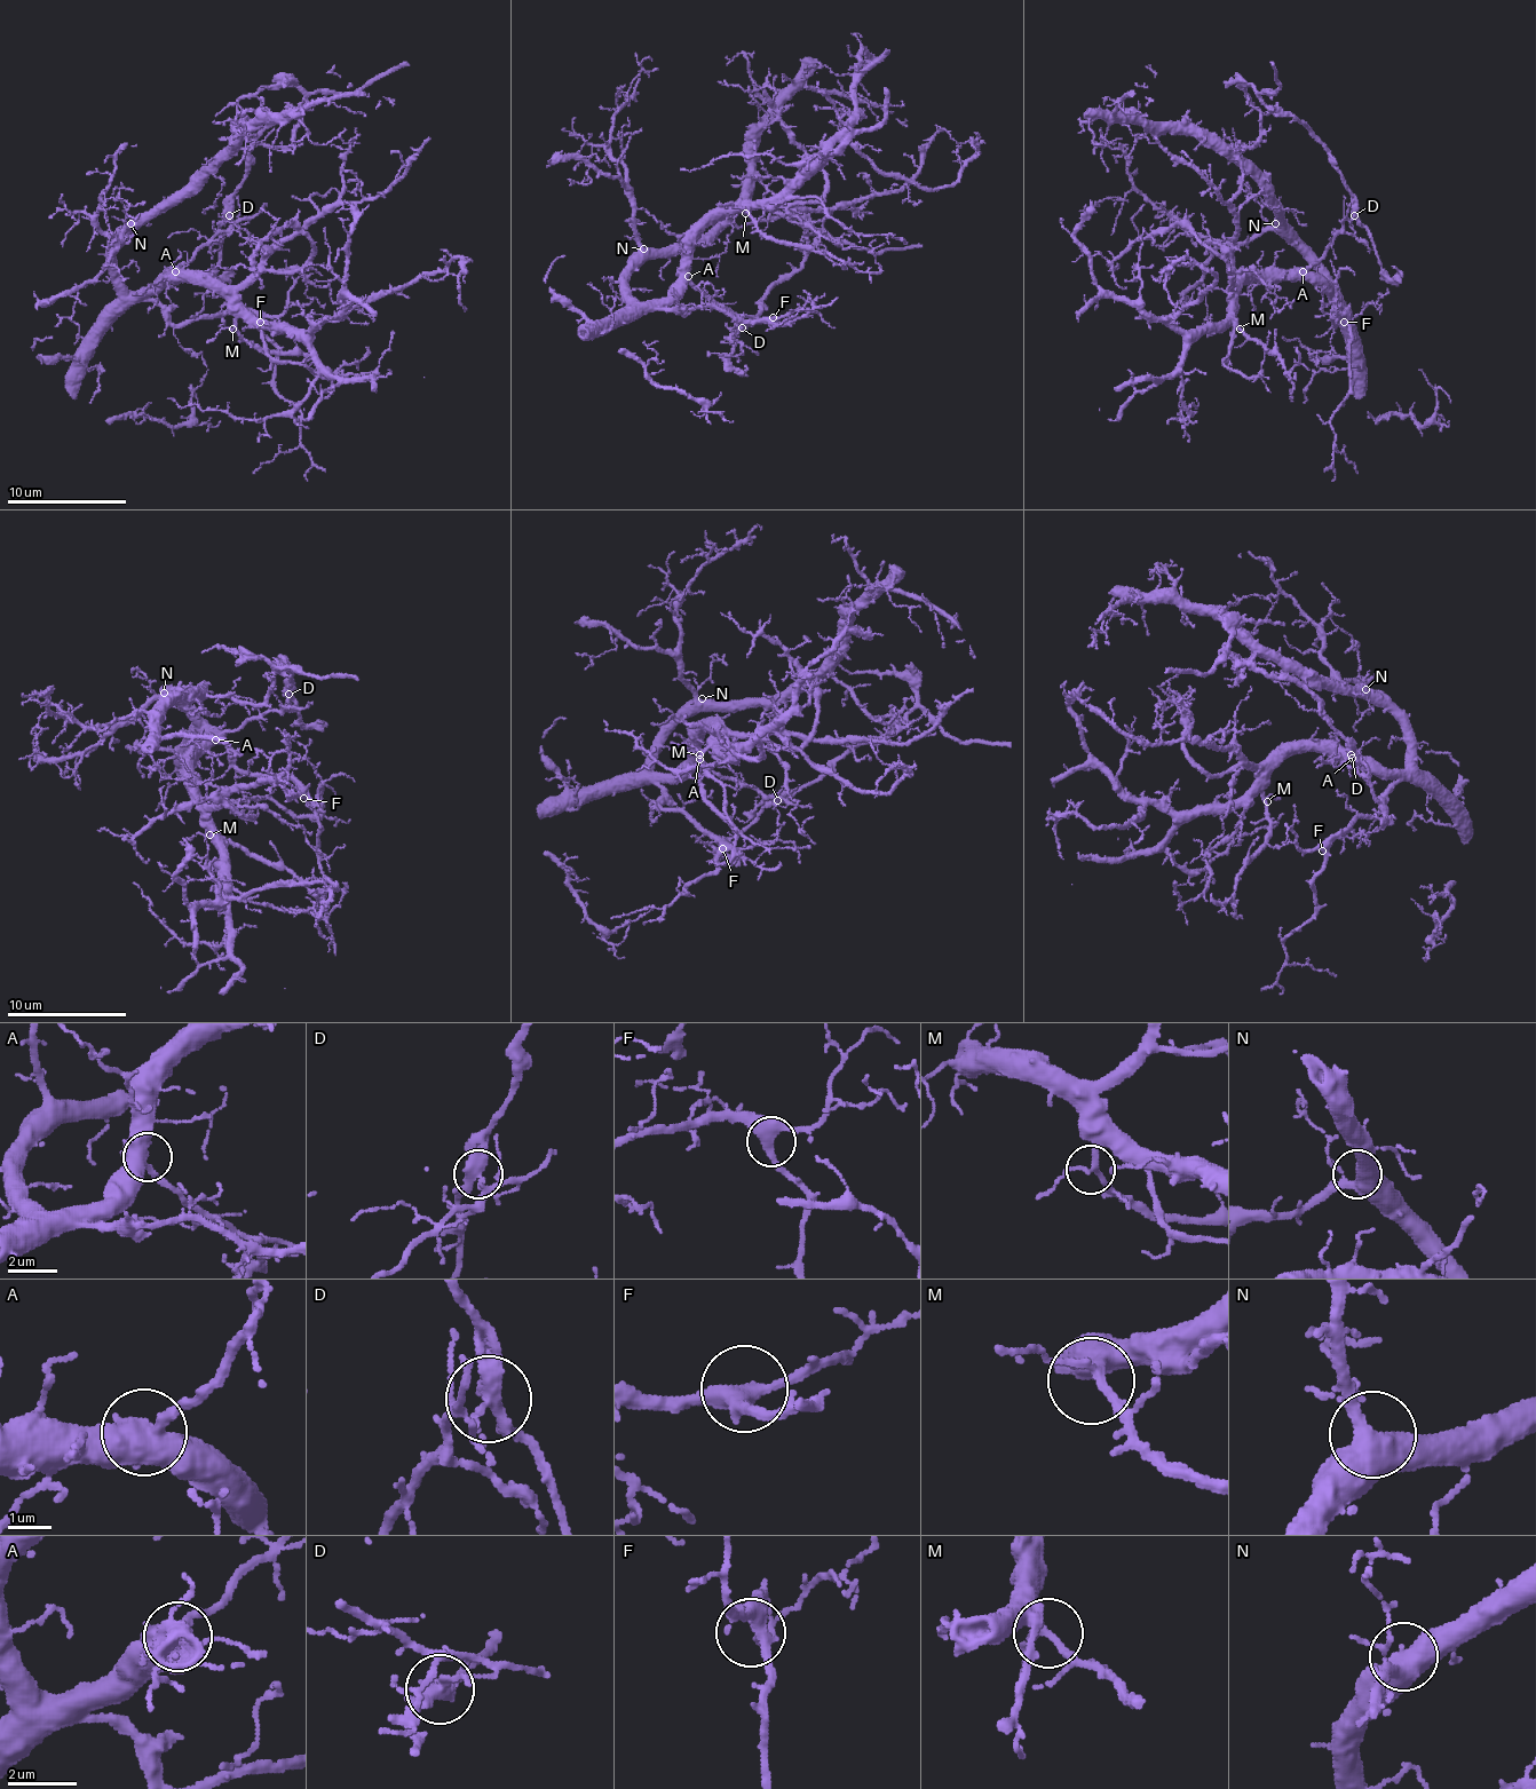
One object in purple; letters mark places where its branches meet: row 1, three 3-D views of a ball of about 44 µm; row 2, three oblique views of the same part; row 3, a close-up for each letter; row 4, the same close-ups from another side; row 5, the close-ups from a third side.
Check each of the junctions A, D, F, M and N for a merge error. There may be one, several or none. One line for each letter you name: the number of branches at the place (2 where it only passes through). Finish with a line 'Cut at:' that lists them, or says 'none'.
D: 3 branches meet
Cut at: D

